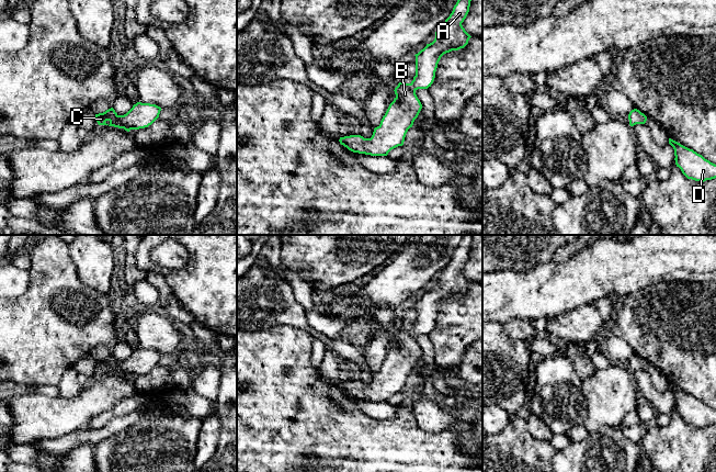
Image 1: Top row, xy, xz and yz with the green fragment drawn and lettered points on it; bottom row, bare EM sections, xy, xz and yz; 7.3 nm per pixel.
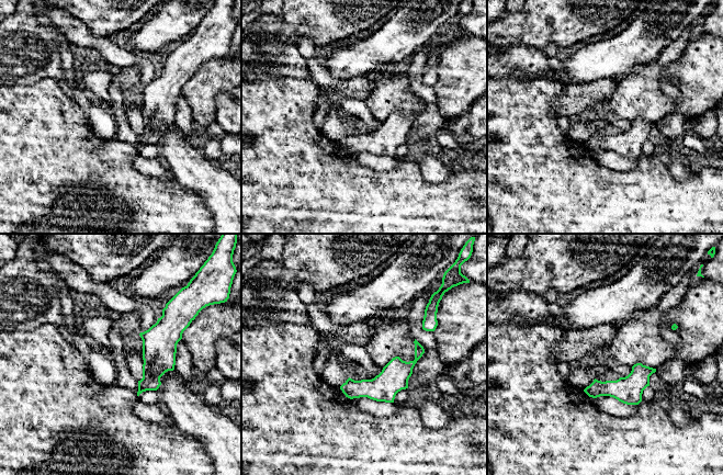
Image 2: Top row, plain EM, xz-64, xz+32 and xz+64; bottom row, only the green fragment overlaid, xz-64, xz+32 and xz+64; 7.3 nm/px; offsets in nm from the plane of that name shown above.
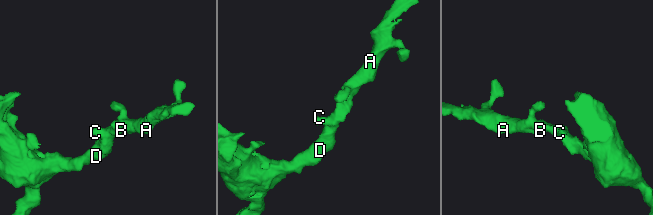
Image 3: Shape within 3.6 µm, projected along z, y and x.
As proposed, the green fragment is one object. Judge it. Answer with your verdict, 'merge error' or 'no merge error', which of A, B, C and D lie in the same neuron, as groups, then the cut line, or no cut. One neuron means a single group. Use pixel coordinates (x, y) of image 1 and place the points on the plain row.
no merge error; groups A B C D; cut none

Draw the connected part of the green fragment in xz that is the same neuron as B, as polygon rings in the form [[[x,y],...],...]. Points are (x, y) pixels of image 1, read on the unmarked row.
[[[464,235],[450,262],[436,276],[434,286],[414,301],[413,326],[410,329],[401,327],[395,334],[396,344],[389,350],[380,370],[374,374],[372,383],[340,383],[341,391],[353,398],[371,402],[387,402],[391,395],[404,391],[408,375],[412,373],[422,355],[416,337],[431,333],[441,303],[464,294],[471,283],[462,271],[469,258],[471,240],[473,235]]]

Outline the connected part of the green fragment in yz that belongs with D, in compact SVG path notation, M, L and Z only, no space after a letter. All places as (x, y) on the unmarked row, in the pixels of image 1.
M669 384L669 390L674 395L677 413L687 425L704 428L716 424L715 409L671 384Z

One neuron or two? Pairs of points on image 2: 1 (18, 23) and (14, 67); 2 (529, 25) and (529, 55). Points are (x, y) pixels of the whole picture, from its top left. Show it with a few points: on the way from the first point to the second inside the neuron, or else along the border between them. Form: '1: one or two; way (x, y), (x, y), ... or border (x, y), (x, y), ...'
1: one; way (18, 34), (18, 51), (14, 56)
2: two; border (504, 48), (510, 45), (529, 45), (543, 52)

